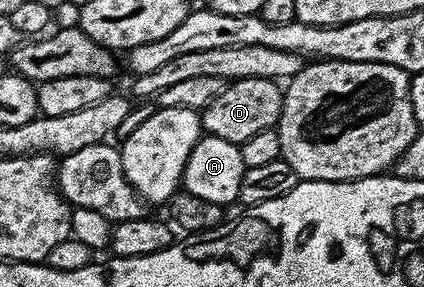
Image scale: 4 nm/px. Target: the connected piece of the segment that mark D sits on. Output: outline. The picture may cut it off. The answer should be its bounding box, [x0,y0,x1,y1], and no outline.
[202,77,284,145]

